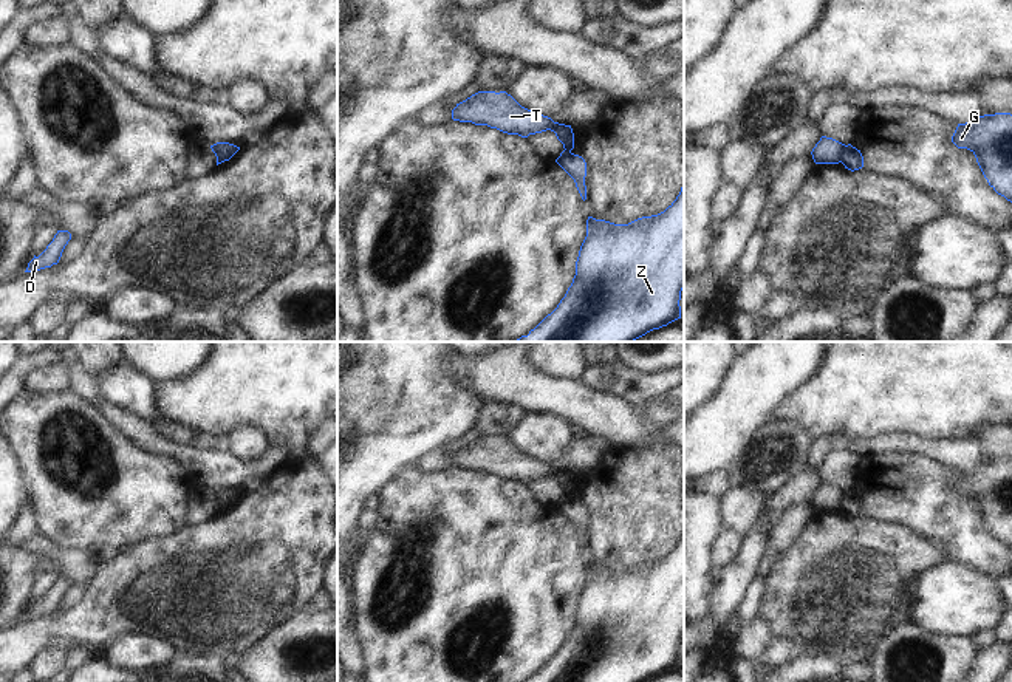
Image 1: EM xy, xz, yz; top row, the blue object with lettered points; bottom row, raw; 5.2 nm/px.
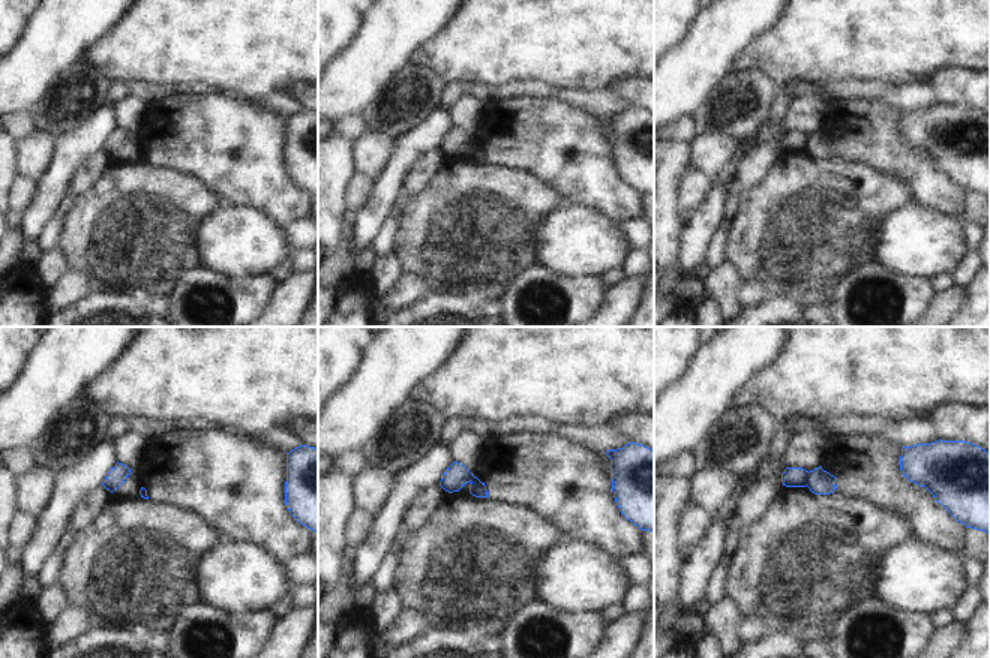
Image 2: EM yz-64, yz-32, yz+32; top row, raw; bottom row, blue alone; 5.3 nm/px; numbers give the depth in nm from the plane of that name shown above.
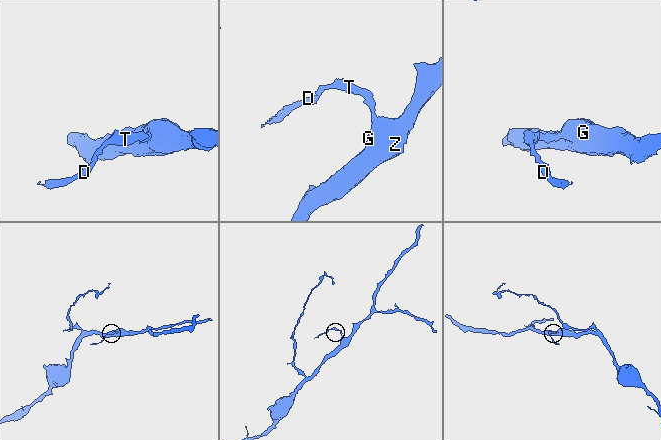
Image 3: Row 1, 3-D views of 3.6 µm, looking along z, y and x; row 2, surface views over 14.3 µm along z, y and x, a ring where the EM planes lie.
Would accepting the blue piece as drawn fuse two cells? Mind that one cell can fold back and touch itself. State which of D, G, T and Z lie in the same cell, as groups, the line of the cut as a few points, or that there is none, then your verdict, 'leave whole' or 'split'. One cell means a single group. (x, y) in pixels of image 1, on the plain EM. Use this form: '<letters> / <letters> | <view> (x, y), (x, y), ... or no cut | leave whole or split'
D T / G Z | yz (847, 492), (839, 508) | split

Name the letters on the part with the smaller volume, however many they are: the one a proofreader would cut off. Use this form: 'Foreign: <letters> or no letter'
Foreign: D, T

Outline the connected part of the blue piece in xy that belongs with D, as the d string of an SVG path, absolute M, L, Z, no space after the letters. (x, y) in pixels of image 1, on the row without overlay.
M57 577L46 595L39 603L34 602L34 605L28 609L25 619L37 619L57 611L70 586L71 580L68 577Z

